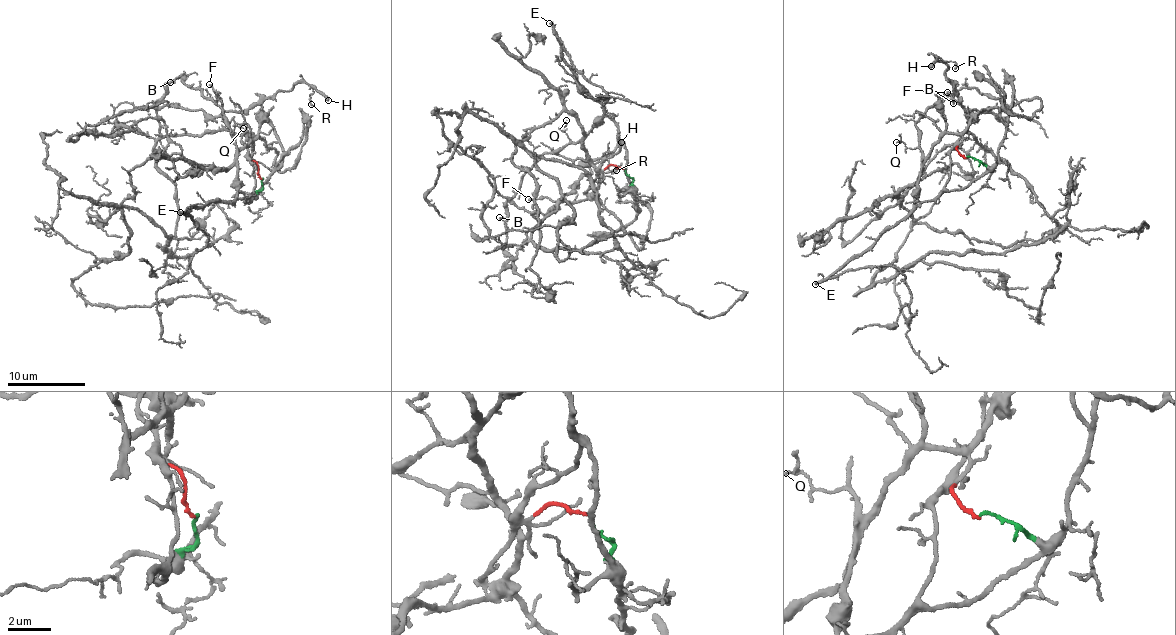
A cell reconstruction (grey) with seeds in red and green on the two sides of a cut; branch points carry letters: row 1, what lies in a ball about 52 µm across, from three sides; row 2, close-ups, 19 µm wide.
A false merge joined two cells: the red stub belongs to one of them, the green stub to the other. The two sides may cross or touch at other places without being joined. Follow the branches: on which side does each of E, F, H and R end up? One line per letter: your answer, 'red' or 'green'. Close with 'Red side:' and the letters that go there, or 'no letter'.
E: green
F: red
H: red
R: red
Red side: F, H, R

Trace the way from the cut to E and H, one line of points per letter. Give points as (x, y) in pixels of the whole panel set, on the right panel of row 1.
E: (966, 157), (984, 164), (985, 171), (966, 186), (924, 201), (874, 243), (815, 284)
H: (966, 157), (956, 148), (962, 131), (972, 119), (947, 81), (946, 64), (937, 57), (931, 67)

